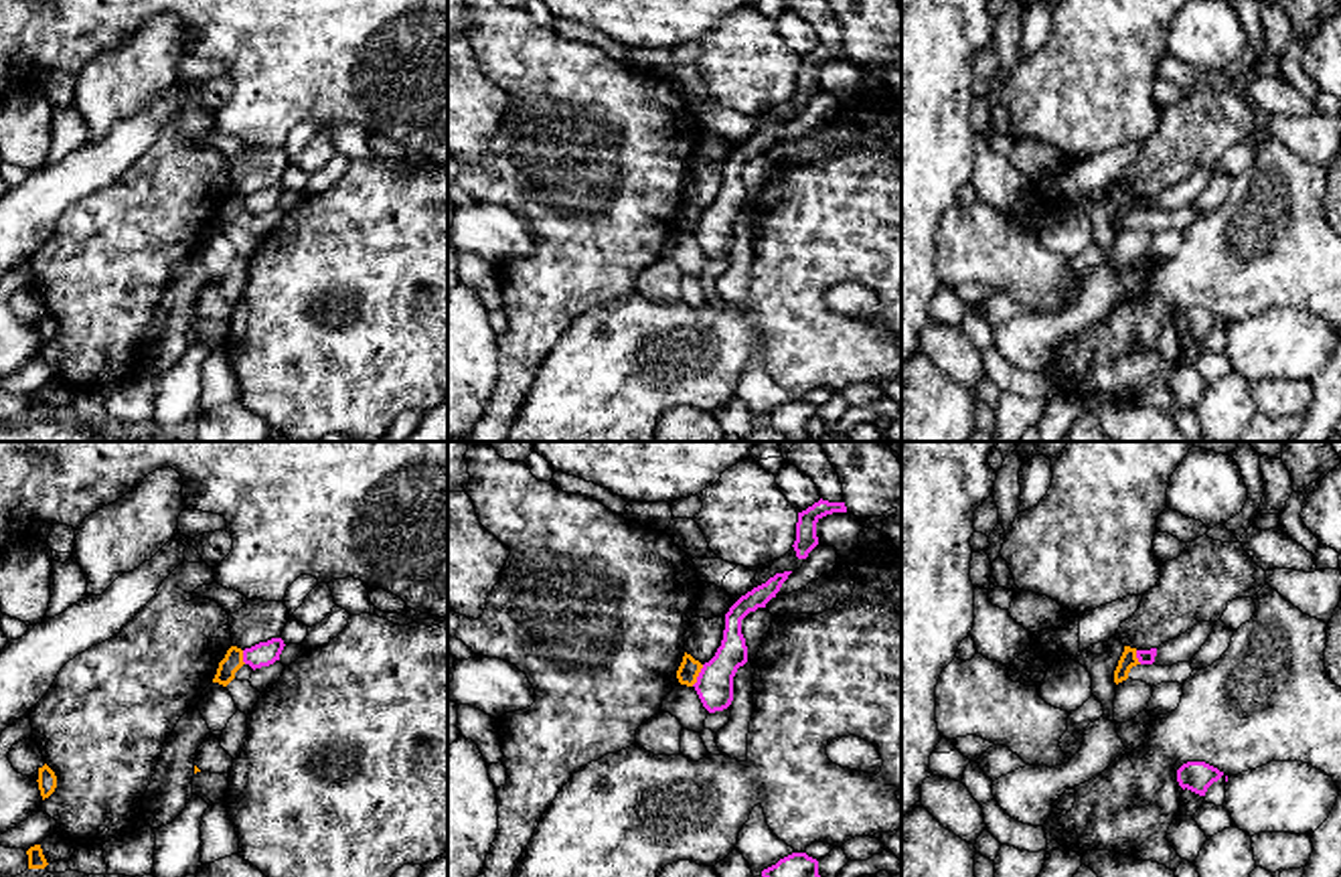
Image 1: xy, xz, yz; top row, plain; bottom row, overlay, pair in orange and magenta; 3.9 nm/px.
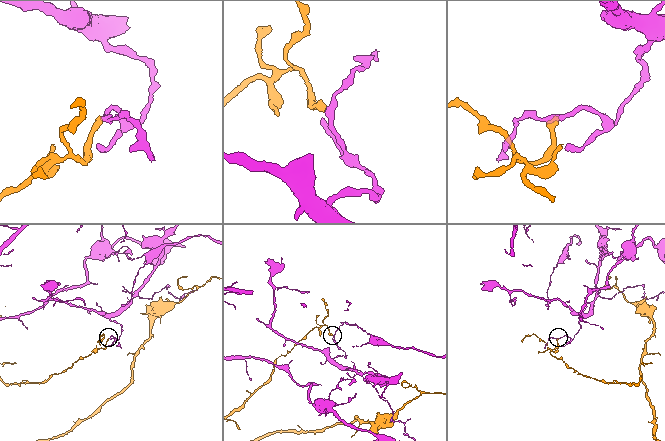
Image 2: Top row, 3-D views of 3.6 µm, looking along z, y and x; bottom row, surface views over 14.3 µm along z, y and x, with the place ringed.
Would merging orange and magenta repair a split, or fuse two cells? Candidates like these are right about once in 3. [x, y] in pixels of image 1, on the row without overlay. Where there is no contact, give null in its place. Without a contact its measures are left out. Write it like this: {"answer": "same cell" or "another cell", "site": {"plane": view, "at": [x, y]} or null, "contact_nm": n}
{"answer": "another cell", "site": {"plane": "xz", "at": [697, 221]}, "contact_nm": 100}

